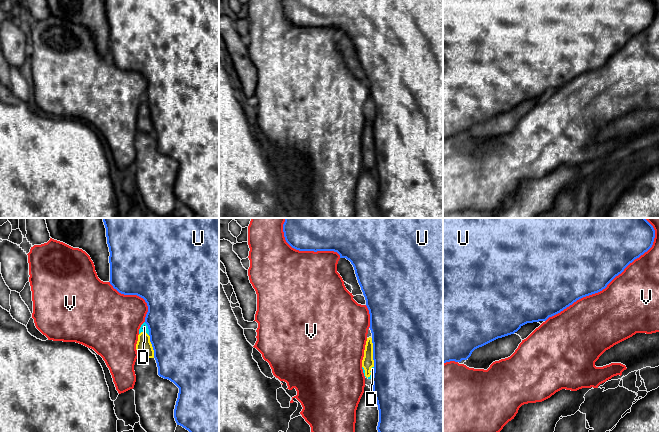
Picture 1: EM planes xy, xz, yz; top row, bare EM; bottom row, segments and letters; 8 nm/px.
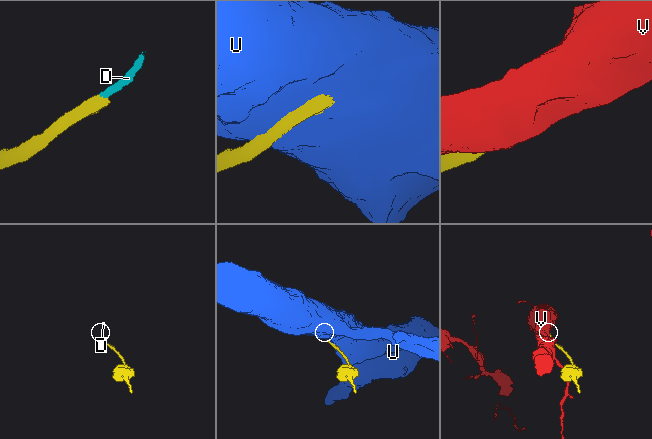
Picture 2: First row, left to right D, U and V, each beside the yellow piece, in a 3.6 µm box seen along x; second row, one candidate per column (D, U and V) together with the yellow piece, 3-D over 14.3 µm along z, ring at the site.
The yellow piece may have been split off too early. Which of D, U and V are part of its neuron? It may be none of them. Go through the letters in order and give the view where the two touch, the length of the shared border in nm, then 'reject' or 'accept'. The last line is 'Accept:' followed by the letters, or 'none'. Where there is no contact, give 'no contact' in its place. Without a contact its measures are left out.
D: meets yellow in xy; contact 80 nm long; accept
U: meets yellow in xz; contact 240 nm long; reject
V: meets yellow in xz; contact 240 nm long; reject
Accept: D

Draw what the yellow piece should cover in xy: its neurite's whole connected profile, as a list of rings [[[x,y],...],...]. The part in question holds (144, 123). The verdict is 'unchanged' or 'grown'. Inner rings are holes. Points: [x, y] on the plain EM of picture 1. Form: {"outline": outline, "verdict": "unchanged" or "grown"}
{"outline": [[[145,98],[139,105],[136,126],[139,132],[154,134],[154,126],[150,118],[149,105]]], "verdict": "grown"}

